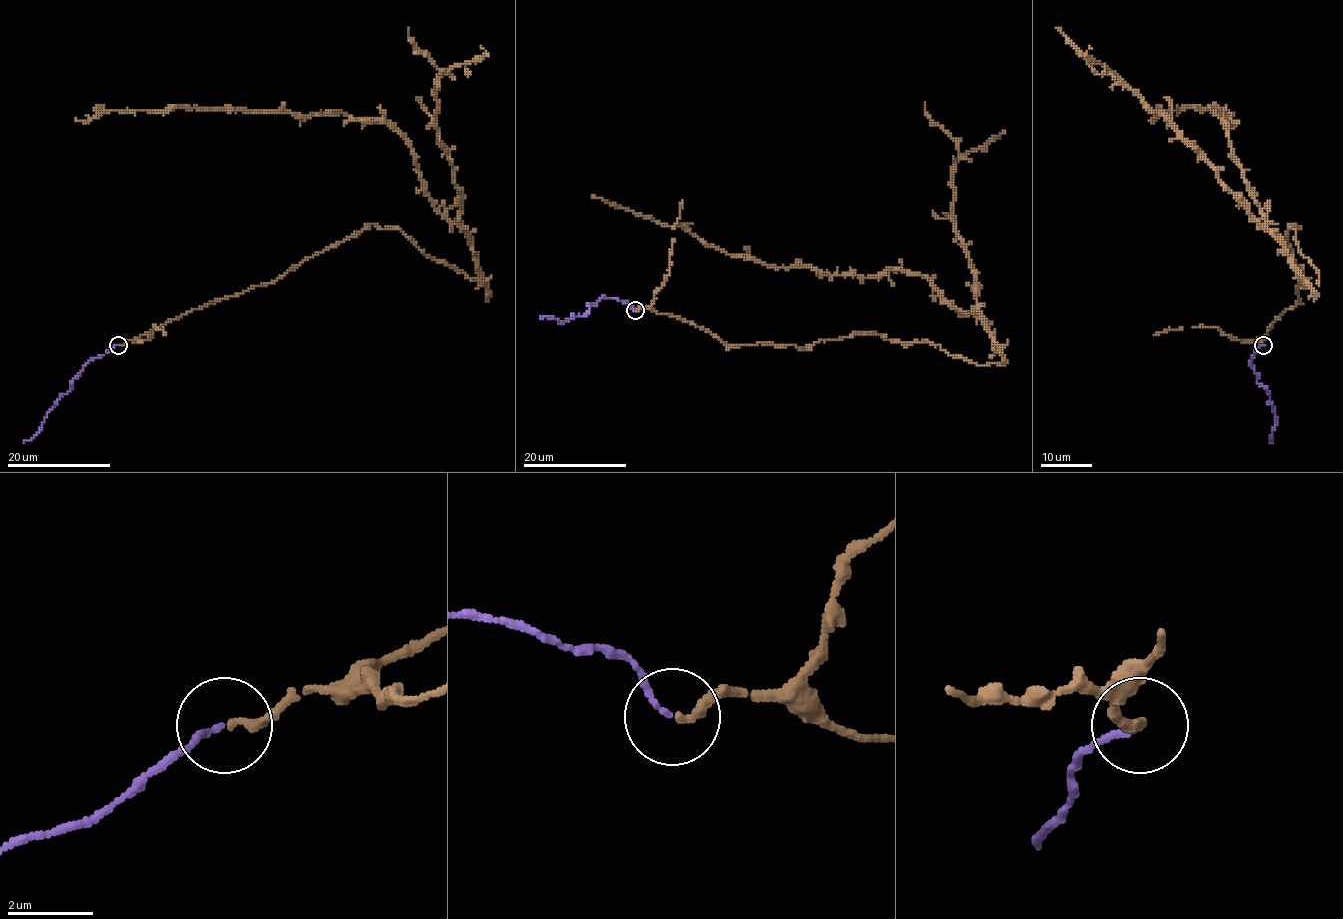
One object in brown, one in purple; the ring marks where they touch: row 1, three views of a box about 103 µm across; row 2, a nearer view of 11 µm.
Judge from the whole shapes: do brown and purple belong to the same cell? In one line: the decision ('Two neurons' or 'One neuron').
One neuron

